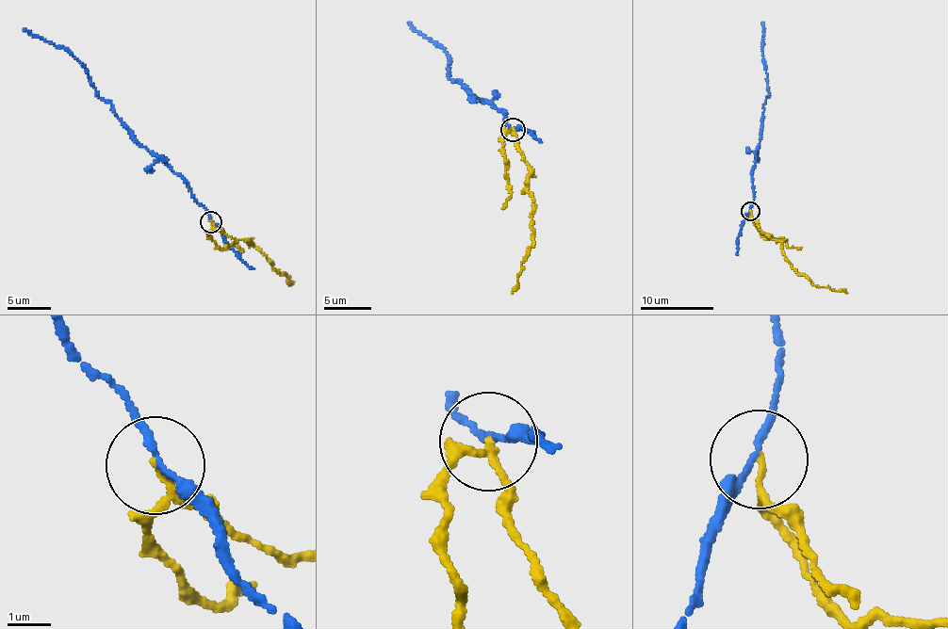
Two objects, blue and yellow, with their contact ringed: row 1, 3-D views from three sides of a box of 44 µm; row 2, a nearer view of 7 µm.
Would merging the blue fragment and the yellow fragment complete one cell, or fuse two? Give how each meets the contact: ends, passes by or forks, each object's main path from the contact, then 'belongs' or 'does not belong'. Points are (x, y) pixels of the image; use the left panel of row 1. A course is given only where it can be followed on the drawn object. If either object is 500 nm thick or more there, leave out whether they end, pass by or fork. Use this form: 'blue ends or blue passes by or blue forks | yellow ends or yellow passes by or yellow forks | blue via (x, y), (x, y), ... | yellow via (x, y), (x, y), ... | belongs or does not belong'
blue passes by | yellow passes by | blue via (211, 221), (188, 185), (150, 153), (101, 98), (83, 64), (63, 48), (33, 37), (23, 28) | yellow via (211, 221), (235, 240), (253, 243), (284, 275), (286, 274), (291, 284) | does not belong

